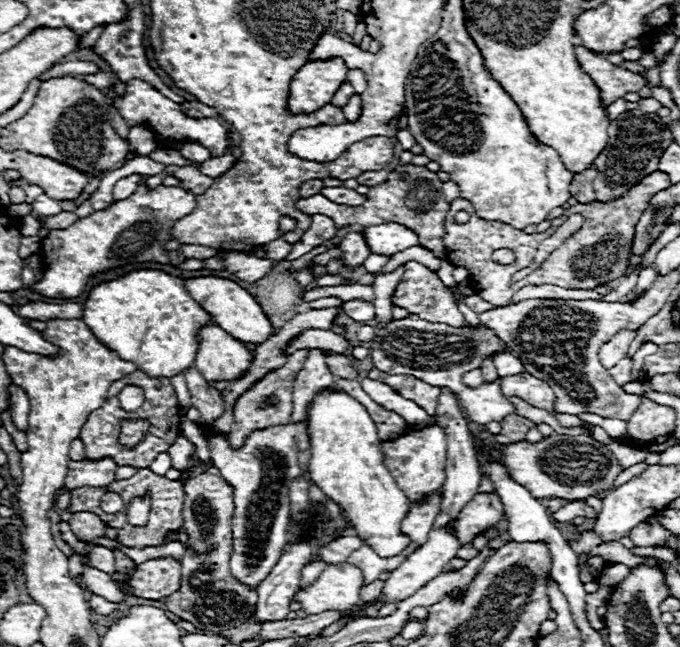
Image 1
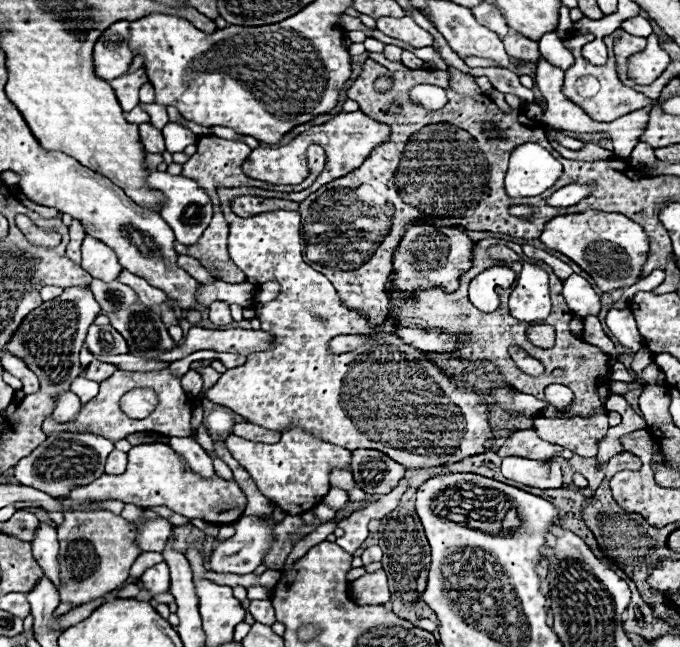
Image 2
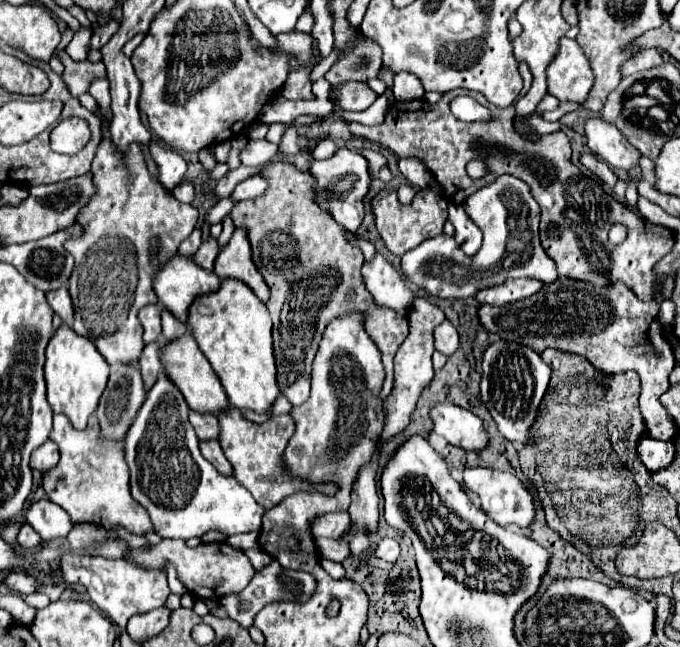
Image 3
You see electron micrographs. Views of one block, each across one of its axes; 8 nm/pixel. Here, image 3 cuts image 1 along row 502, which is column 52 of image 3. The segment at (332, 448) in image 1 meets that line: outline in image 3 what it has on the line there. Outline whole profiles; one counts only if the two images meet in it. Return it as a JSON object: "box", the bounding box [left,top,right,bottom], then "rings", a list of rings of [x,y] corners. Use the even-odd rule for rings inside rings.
{"box":[44,324,110,430],"rings":[[[62,324],[54,332],[54,336],[46,348],[44,372],[46,372],[44,376],[46,376],[46,384],[48,384],[48,402],[50,402],[52,410],[54,412],[62,410],[70,418],[70,422],[76,430],[86,428],[88,416],[96,410],[98,400],[108,382],[108,372],[110,372],[110,366],[102,358],[102,354],[98,354],[98,348],[88,338],[74,334],[72,328]]]}

